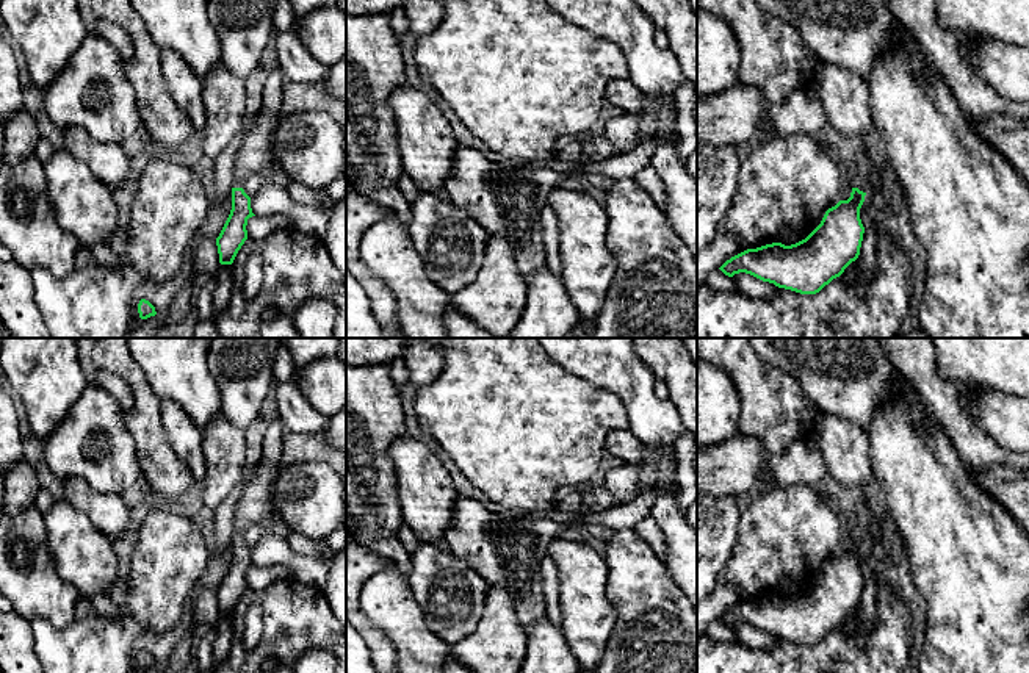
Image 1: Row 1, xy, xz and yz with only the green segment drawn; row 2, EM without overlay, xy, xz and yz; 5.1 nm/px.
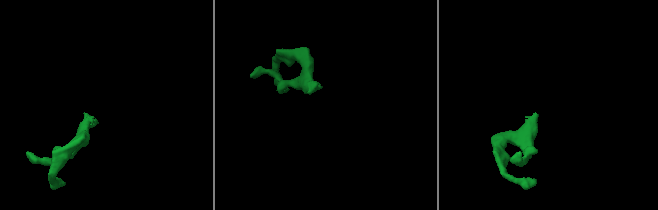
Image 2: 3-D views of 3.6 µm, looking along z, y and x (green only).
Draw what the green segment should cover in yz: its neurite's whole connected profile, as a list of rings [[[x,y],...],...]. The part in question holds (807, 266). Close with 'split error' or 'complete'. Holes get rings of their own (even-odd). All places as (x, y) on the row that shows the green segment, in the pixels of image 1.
[[[861,146],[850,197],[829,208],[821,224],[805,239],[791,246],[772,243],[747,249],[727,260],[719,269],[728,277],[746,272],[800,294],[819,293],[860,255],[865,233],[860,208],[872,171],[876,171],[872,160]]]; split error

